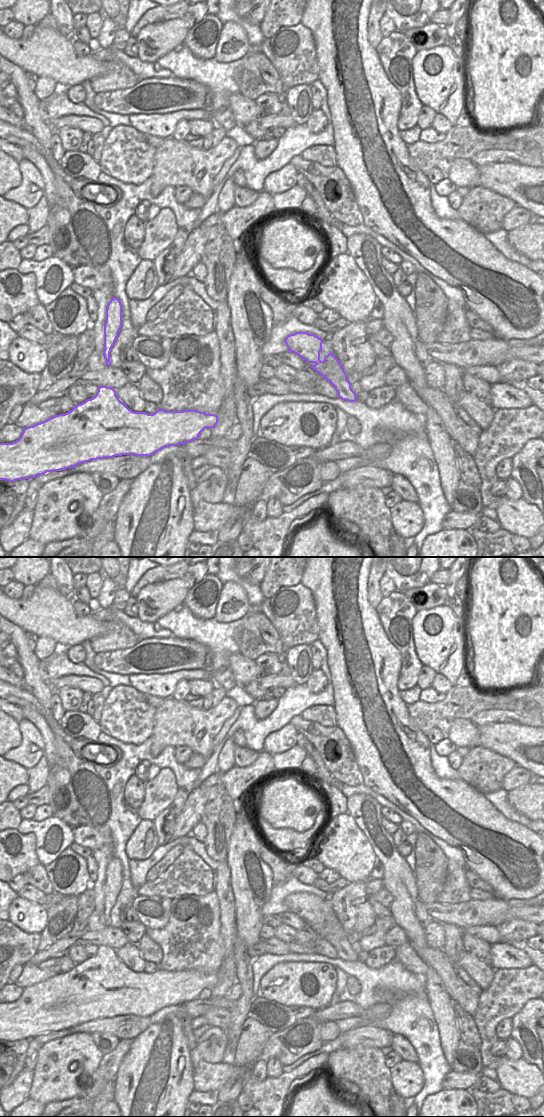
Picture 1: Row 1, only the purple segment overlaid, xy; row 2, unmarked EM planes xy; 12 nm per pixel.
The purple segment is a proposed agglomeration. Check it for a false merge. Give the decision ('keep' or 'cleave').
keep

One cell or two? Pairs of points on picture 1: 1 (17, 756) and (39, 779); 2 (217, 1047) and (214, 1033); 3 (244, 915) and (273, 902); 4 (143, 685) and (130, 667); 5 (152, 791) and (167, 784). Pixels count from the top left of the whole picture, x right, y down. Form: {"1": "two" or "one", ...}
{"1": "two", "2": "one", "3": "two", "4": "two", "5": "one"}

